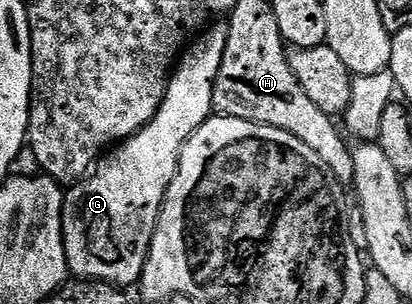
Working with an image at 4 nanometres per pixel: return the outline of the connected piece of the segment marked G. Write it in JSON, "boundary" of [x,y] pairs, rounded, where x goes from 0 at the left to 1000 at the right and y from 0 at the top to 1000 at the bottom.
{"boundary":[[[519,76],[488,99],[454,145],[413,257],[398,339],[337,438],[274,480],[197,595],[158,625],[150,664],[150,783],[160,816],[160,878],[182,914],[243,924],[279,944],[308,944],[337,921],[364,803],[393,704],[408,615],[432,559],[447,484],[471,434],[519,372],[519,276],[534,247],[544,155],[553,141],[553,79]]]}

